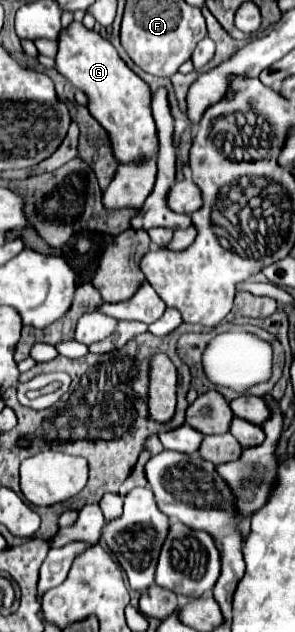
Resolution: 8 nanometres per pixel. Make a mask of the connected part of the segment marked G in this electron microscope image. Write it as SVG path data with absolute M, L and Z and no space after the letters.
M72 21L58 33L58 53L54 57L56 71L64 75L76 89L88 95L92 117L110 133L116 159L130 163L140 155L156 157L156 125L150 111L150 87L120 59L114 45L94 29Z

